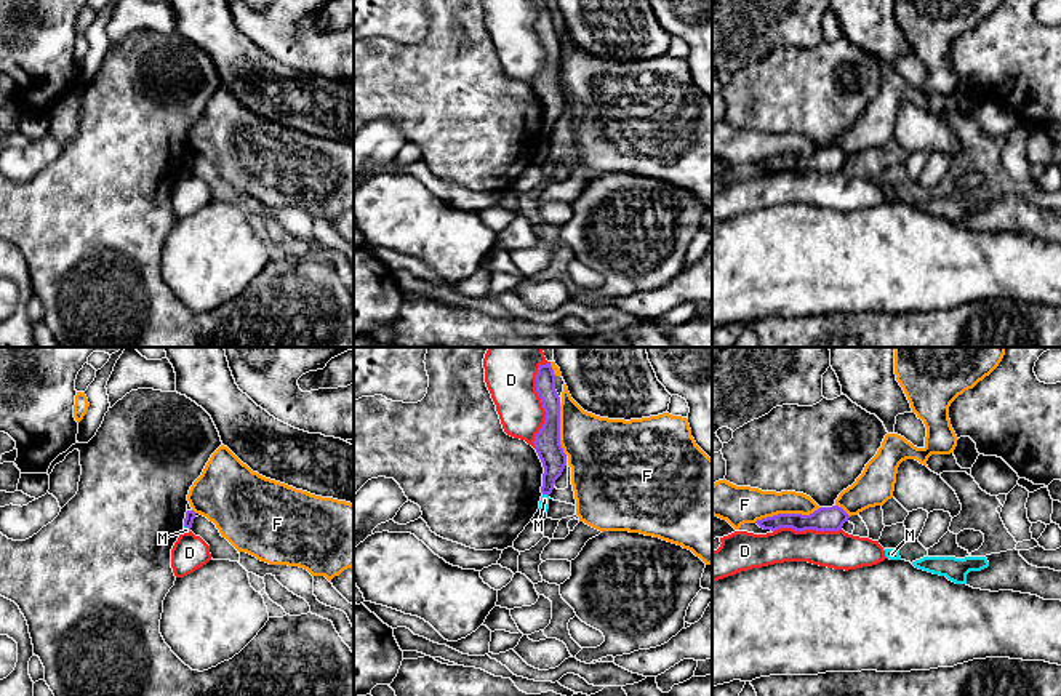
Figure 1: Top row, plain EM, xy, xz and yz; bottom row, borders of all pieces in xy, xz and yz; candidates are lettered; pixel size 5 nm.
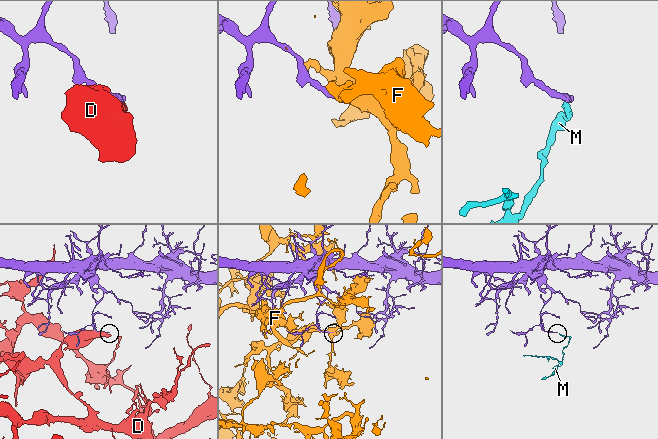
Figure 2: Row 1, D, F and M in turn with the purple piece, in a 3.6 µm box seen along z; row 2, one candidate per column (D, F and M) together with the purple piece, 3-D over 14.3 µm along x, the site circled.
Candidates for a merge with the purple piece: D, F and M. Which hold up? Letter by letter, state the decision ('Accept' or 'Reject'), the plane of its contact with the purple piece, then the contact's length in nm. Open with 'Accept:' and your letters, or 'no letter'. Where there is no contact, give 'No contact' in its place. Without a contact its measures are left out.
Accept: no letter
D: Reject. Touches purple in xz. Shared border 440 nm
F: Reject. Touches purple in yz. Shared border 340 nm
M: Reject. Touches purple in xy. Shared border 40 nm

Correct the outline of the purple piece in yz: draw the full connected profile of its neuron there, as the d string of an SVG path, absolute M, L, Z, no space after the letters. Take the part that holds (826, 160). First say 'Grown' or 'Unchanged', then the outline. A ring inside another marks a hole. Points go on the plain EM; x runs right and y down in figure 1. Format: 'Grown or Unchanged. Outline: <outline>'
Unchanged. Outline: M839 147L819 149L810 157L802 155L778 155L757 162L755 165L763 171L776 173L779 170L792 170L795 173L839 173L850 157Z

